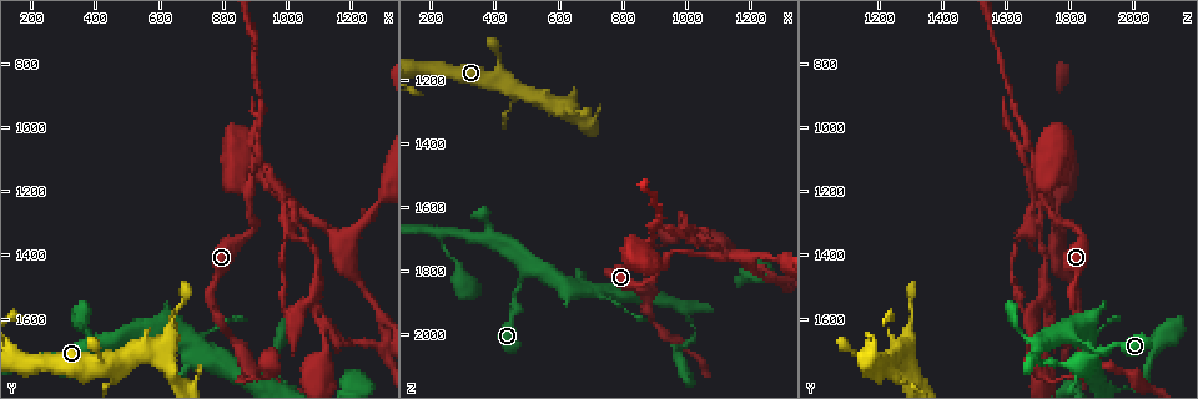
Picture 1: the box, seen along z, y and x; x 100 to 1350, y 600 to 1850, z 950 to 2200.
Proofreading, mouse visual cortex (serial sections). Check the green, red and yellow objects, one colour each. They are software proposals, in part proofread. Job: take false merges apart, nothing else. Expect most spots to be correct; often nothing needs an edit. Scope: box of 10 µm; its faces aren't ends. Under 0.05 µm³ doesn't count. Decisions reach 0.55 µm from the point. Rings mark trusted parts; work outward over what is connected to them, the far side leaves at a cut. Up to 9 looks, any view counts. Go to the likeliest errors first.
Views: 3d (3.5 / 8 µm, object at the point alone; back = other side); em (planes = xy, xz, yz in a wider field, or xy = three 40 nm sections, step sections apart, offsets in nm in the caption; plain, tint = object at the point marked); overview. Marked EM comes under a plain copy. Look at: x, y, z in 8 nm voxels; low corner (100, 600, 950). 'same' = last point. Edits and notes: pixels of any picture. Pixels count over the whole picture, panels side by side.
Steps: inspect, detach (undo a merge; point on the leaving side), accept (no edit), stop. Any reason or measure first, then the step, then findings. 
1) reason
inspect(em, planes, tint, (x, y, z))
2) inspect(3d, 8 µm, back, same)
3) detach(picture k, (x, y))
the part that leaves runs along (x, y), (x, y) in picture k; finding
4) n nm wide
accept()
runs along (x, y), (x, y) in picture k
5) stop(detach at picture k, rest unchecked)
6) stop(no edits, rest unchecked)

branch point
inspect(3d, 3.5 µm, (890, 1050, 1660))

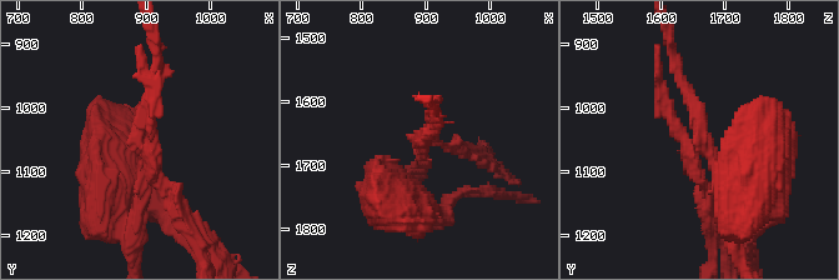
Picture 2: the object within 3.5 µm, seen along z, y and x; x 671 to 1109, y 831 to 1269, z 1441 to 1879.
need the tissue
inspect(em, planes, tint, (890, 1060, 1665))

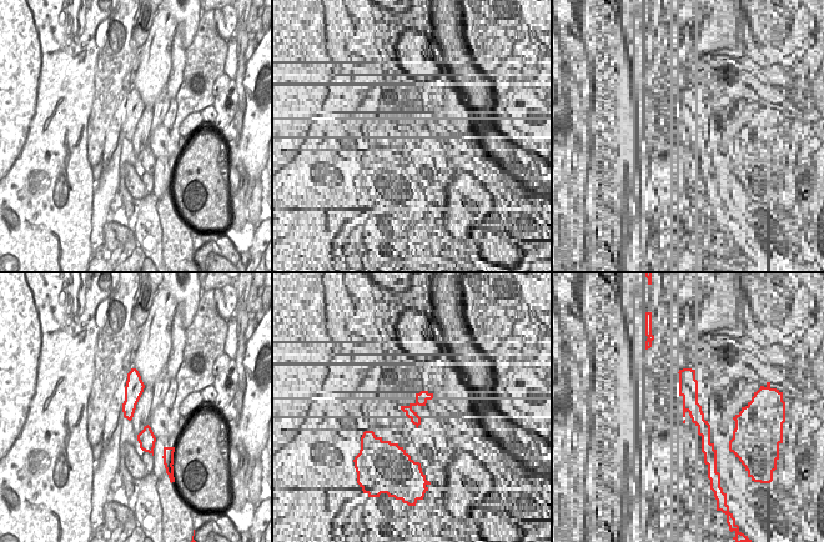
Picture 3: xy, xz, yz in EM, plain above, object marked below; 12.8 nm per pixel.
detach(picture 2, (107, 149))
the part that leaves runs along (400, 180), (422, 215), (457, 195) in picture 2; two cells meet here

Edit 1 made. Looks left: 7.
a fork
inspect(em, xy, step 2, tint, (590, 1700, 1280))

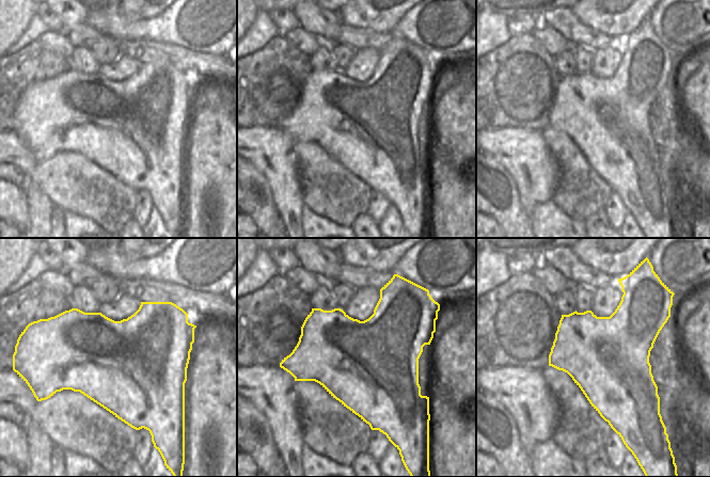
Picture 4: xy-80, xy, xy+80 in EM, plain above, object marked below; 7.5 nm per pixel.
inspect(3d, 3.5 µm, same)

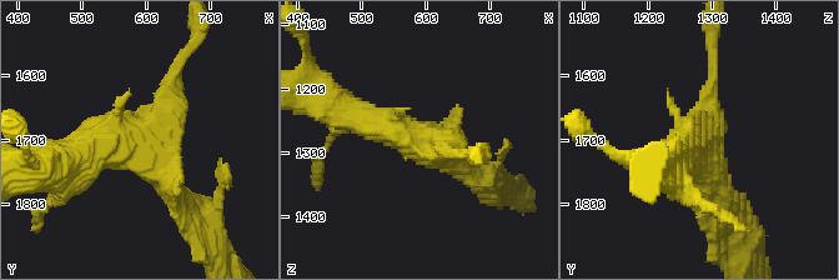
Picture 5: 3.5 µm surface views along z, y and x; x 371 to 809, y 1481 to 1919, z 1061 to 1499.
700 nm wide
accept()
runs along (342, 106), (437, 141), (465, 170) in picture 5; one cell here

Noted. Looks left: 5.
three arms meet
inspect(3d, 3.5 µm, (870, 1720, 1860))

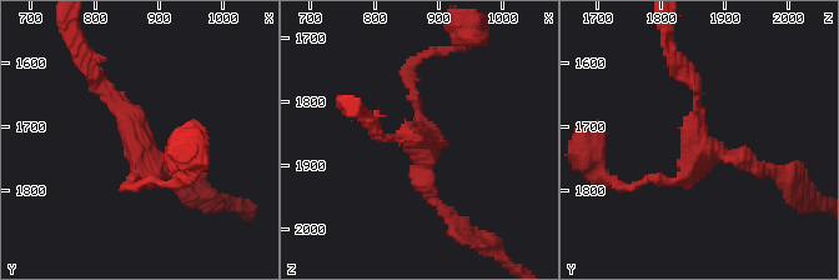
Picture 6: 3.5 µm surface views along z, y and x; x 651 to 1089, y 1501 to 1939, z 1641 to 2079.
3 arms; arms of 150, 150, 200 nm
inspect(em, planes, tint, (870, 1730, 1865))

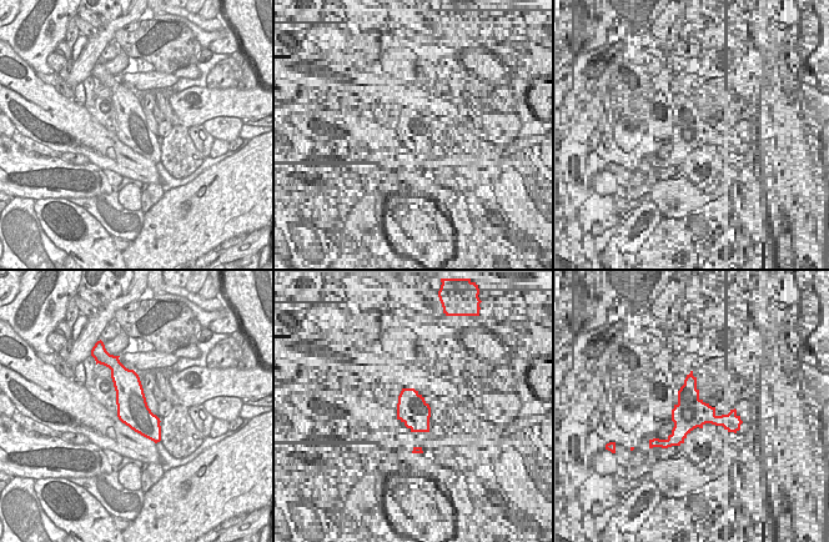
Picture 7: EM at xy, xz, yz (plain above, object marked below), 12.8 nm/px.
accept()
continuous, no second cell

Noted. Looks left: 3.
branch point
inspect(3d, 3.5 µm, (230, 1730, 1690))

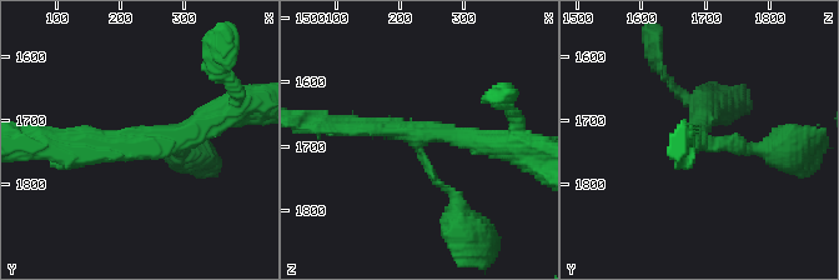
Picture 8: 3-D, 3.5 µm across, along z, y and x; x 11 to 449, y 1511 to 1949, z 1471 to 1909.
need the tissue
inspect(em, xy, step 1, tint, (230, 1730, 1685))

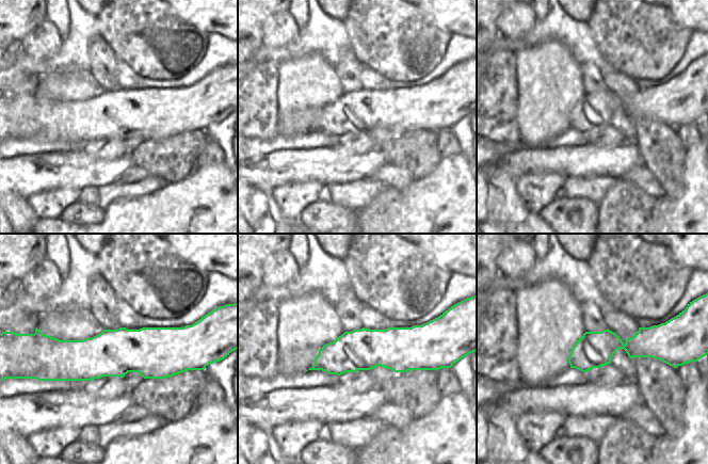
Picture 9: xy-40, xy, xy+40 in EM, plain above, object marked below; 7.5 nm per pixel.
accept()
one cell here

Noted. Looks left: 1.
stop(detach at picture 2, rest unchecked)

